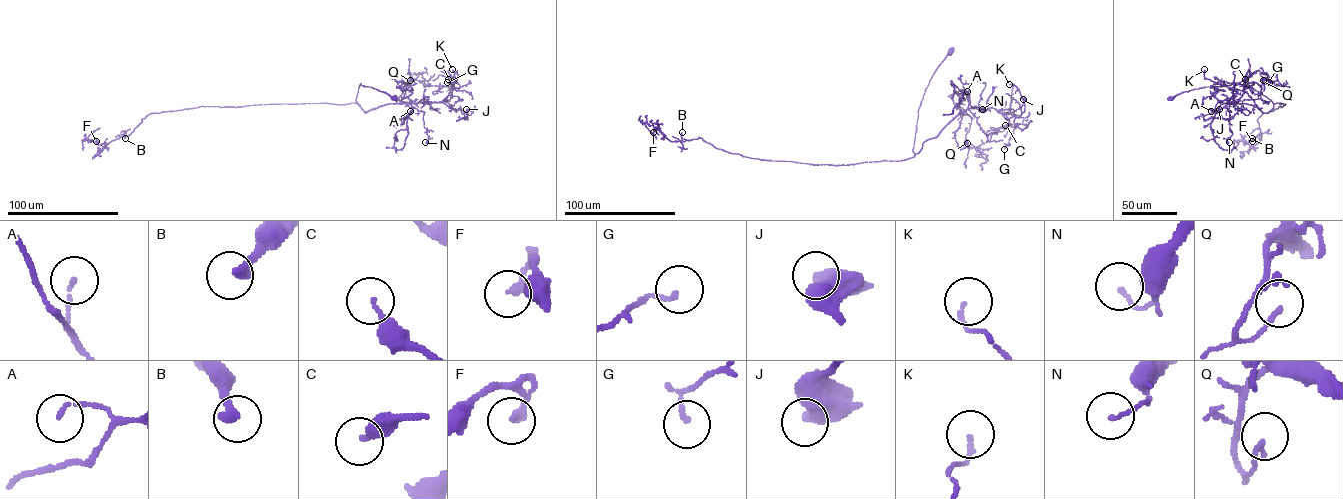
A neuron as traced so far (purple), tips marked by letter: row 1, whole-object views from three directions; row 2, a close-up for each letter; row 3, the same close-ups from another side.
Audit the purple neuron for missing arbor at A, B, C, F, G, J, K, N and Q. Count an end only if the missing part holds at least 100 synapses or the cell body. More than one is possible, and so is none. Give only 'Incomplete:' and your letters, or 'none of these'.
Incomplete: none of these

